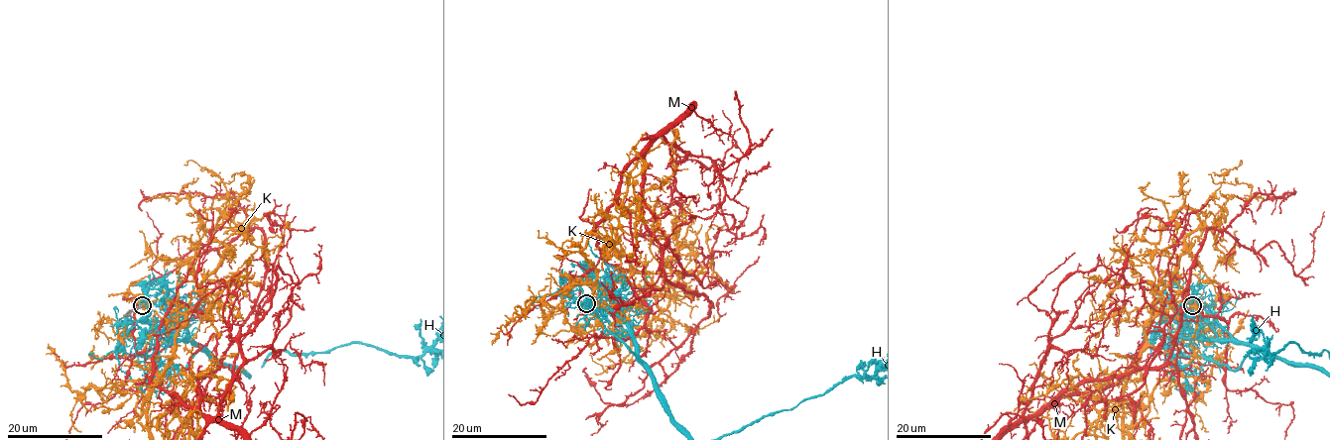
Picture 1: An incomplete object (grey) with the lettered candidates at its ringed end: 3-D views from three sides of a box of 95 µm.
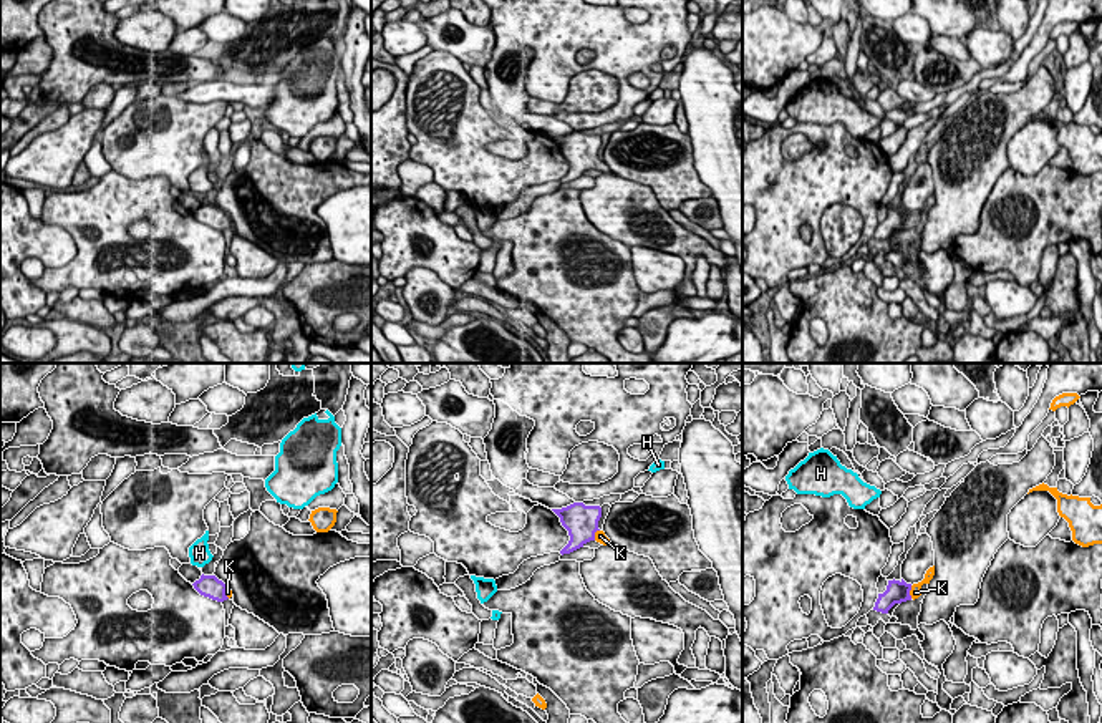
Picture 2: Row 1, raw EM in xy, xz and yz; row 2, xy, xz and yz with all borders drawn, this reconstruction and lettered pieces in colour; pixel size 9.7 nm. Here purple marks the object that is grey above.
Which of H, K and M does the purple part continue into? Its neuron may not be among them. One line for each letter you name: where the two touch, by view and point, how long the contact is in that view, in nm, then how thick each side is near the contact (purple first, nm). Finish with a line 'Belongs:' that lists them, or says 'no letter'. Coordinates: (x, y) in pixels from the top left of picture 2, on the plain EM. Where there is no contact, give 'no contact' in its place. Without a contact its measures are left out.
K: meets purple in yz at (908, 221); contact 130 nm long; 220 nm thick on the purple side, 120 nm on the other
Belongs: K

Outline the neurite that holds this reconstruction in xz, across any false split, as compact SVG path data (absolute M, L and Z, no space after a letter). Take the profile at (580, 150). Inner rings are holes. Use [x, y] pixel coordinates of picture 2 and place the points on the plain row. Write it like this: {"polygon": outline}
{"polygon": "M573 131L567 136L552 139L560 146L562 154L570 164L568 172L560 179L562 184L583 176L590 169L597 169L603 174L611 172L605 161L598 158L598 149L602 146L600 134Z"}

